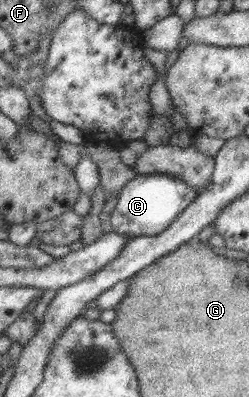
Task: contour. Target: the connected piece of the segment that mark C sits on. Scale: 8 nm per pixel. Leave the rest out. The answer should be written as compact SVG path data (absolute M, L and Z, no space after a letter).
M142 174L126 182L117 193L110 215L112 232L153 236L164 231L172 220L199 194L196 188L163 175Z

